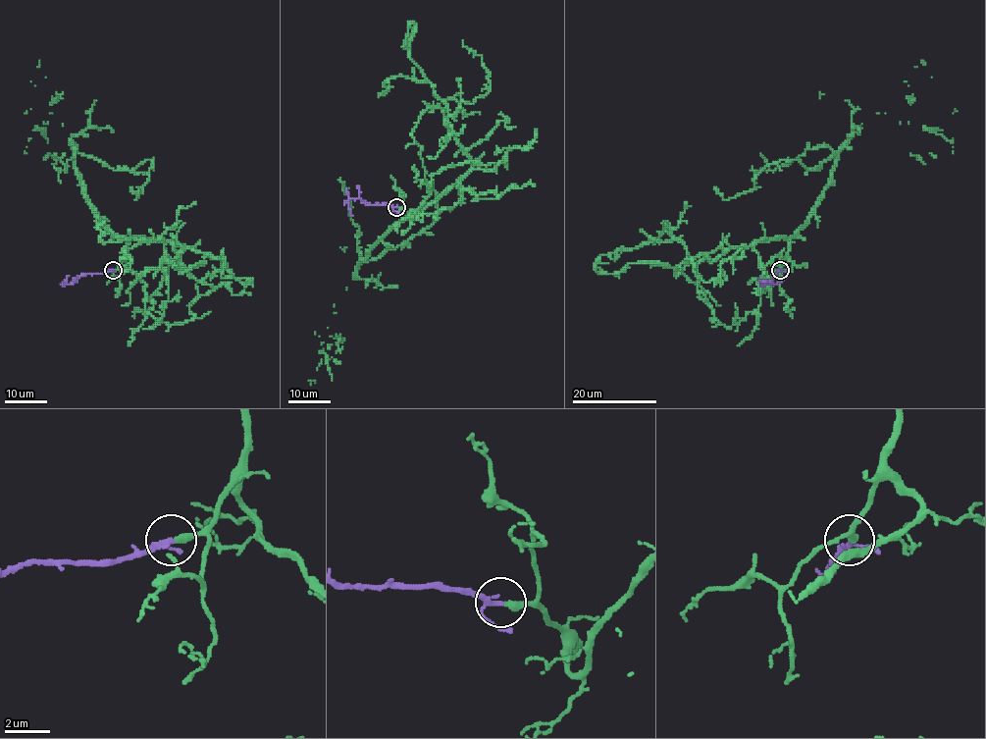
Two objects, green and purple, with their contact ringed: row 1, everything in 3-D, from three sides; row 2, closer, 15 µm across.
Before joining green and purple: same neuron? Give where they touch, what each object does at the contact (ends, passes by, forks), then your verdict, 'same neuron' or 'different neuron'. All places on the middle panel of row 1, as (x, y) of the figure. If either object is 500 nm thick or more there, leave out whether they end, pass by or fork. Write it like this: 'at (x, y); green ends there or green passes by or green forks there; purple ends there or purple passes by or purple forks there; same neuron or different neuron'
at (396, 207); green ends there; purple passes by; same neuron

